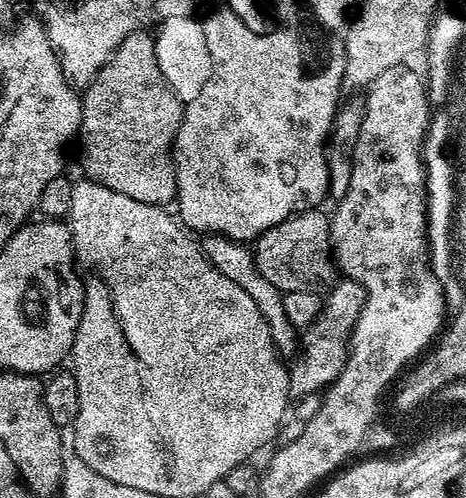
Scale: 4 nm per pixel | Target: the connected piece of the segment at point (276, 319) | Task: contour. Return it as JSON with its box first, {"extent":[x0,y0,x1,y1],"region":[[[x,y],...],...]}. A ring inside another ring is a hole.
{"extent":[199,234,298,357],"region":[[[215,234],[205,235],[203,239],[199,241],[199,245],[206,259],[208,259],[219,272],[226,274],[226,278],[230,278],[230,282],[238,282],[238,286],[242,286],[242,290],[246,290],[246,294],[250,294],[250,298],[254,298],[254,306],[258,306],[262,318],[266,318],[266,322],[270,326],[270,338],[274,342],[274,346],[281,357],[295,357],[298,352],[297,329],[293,328],[292,324],[286,318],[284,298],[278,290],[278,286],[272,285],[272,283],[263,276],[262,270],[258,270],[253,249],[249,247],[247,243],[232,240],[229,236],[217,236]]]}

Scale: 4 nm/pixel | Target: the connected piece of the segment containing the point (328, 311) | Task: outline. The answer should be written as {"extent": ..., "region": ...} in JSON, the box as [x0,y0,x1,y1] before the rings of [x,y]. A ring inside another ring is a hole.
{"extent":[288,279,365,398],"region":[[[339,279],[332,287],[329,296],[321,305],[318,318],[301,333],[300,352],[295,366],[289,369],[288,390],[294,398],[327,389],[341,376],[348,363],[348,350],[353,326],[357,324],[361,308],[365,304],[365,288],[356,280]]]}

